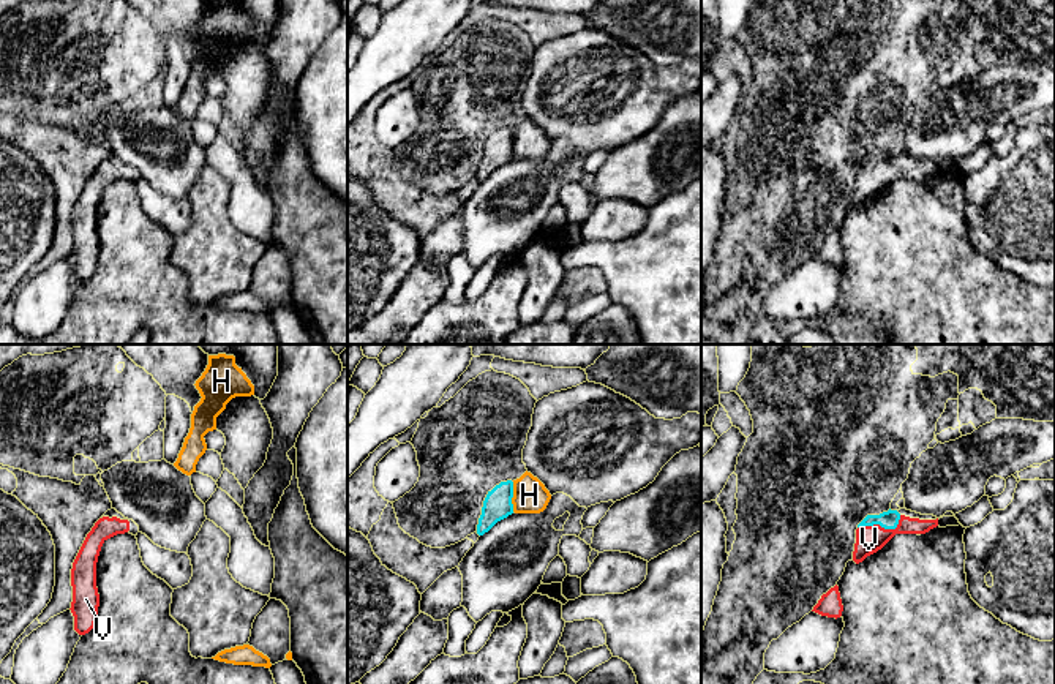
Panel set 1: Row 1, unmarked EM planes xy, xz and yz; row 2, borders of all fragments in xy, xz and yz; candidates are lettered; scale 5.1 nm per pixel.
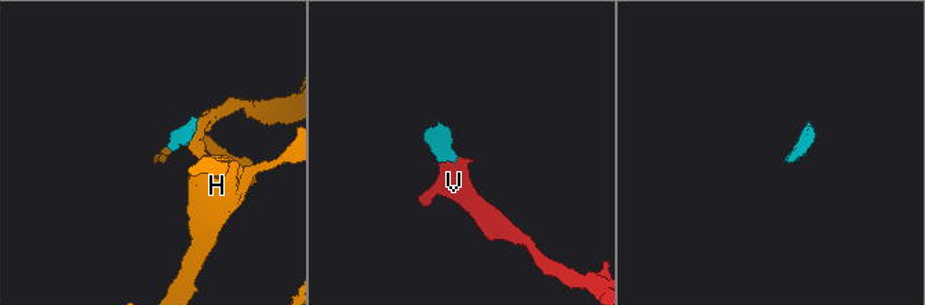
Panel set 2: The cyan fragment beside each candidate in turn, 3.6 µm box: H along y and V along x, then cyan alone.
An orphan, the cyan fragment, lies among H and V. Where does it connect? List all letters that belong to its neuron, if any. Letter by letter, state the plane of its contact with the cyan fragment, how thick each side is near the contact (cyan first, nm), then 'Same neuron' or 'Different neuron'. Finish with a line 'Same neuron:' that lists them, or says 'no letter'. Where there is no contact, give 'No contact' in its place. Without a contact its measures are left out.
H: Touches cyan in xz. Thickness 140 nm (cyan) against 180 nm. Different neuron
V: Touches cyan in yz. Thickness 90 nm (cyan) against 140 nm. Same neuron
Same neuron: V

